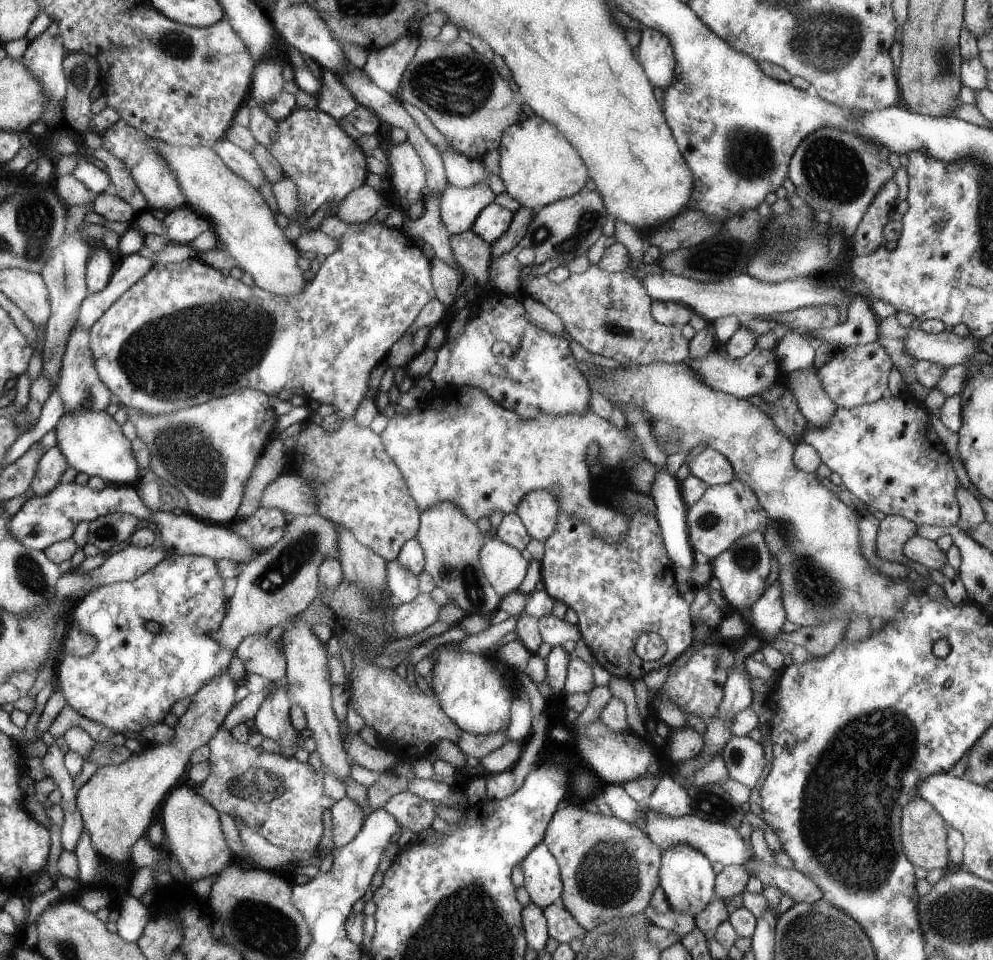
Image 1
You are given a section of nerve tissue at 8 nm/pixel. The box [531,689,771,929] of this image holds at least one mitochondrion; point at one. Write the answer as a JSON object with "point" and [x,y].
{"point":[606,878]}

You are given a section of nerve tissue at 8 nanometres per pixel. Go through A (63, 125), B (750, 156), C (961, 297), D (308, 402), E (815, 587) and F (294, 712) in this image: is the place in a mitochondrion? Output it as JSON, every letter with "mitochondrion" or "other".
{"A":"other","B":"mitochondrion","C":"other","D":"other","E":"mitochondrion","F":"other"}

